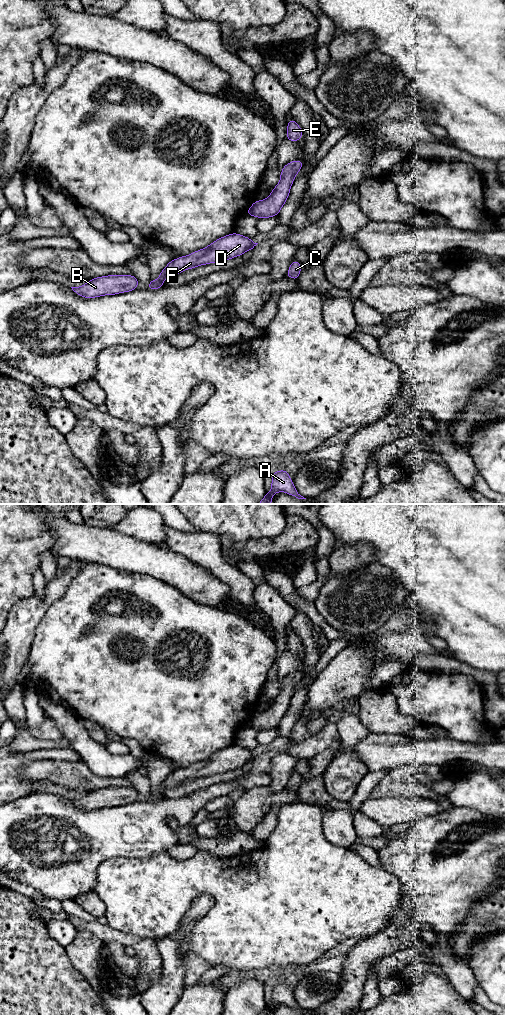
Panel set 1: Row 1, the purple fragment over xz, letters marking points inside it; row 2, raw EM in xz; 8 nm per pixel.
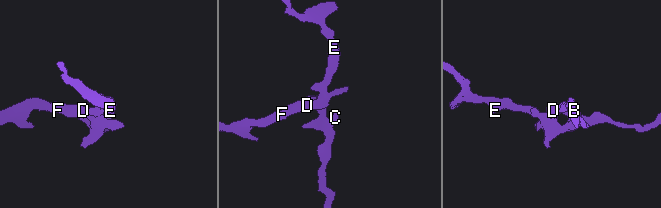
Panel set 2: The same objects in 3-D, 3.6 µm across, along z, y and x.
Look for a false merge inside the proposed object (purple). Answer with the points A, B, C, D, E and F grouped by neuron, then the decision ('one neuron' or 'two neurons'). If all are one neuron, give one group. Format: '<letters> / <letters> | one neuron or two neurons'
A B C D E F | one neuron

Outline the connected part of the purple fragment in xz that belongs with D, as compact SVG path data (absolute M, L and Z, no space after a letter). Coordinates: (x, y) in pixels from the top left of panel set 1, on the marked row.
M235 232L223 236L204 249L171 260L160 272L156 281L152 278L150 279L148 290L159 289L164 286L163 282L166 278L176 276L185 270L196 268L203 264L207 265L214 262L225 262L226 260L241 256L248 250L253 251L257 244L258 243L254 243L251 238Z

